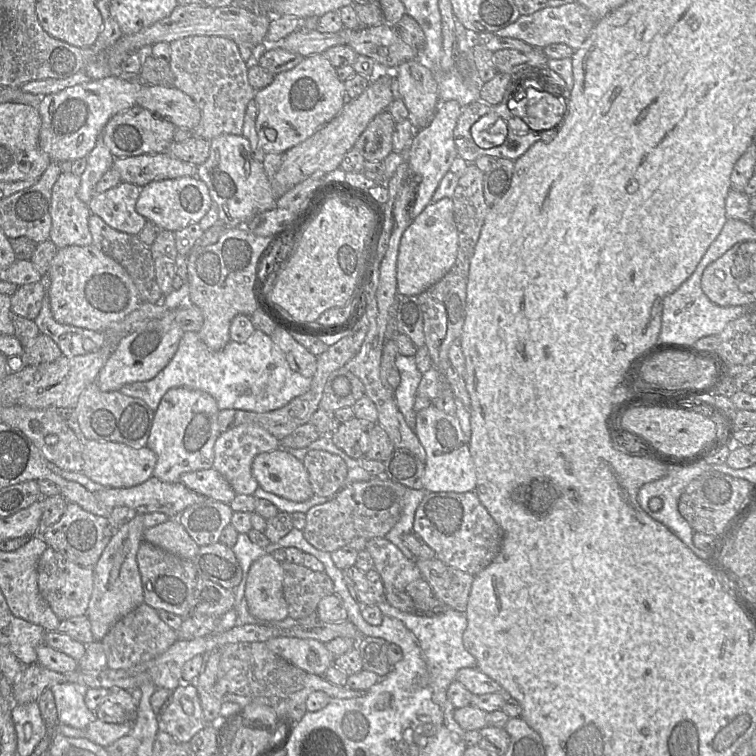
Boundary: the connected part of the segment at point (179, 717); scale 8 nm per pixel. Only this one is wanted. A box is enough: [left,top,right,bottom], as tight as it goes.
[159,682,207,743]

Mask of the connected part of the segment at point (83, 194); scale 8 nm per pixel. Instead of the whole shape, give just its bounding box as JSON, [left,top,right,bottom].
[78,134,115,204]

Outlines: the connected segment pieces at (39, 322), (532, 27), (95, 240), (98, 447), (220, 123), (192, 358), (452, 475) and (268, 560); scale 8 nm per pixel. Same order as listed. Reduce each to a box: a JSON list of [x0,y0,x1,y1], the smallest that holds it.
[[34,273,108,357],[495,1,596,51],[88,214,164,303],[81,435,157,488],[170,36,256,140],[120,330,312,413],[415,404,476,492],[244,554,288,621]]

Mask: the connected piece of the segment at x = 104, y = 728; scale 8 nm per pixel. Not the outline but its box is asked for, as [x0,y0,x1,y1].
[56,718,132,748]

